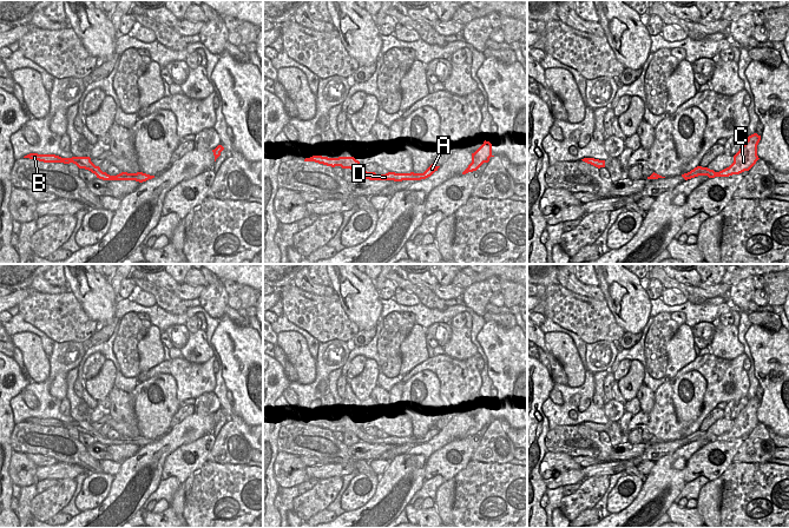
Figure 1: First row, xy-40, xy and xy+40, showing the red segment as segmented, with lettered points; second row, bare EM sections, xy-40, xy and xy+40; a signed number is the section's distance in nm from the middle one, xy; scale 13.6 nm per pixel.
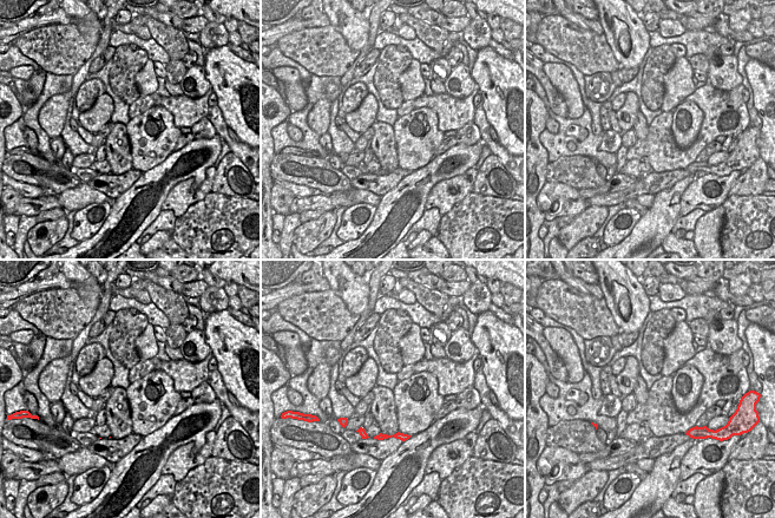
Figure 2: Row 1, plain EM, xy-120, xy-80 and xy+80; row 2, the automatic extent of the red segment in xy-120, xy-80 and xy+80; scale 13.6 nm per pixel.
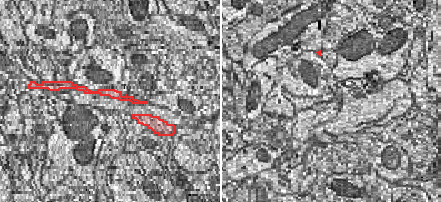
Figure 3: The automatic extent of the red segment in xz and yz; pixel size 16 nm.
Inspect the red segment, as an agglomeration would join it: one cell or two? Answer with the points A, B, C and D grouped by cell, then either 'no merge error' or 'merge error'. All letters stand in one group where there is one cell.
A B C D | no merge error

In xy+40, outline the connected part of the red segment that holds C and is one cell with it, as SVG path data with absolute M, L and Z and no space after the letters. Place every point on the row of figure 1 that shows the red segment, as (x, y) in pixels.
M754 133L748 137L748 140L739 148L739 151L734 156L734 163L719 171L715 172L708 167L697 166L688 173L682 174L682 177L688 180L698 176L708 176L709 178L715 177L729 177L732 174L739 174L744 171L749 171L756 161L760 159L757 156L757 145L761 140L761 136Z

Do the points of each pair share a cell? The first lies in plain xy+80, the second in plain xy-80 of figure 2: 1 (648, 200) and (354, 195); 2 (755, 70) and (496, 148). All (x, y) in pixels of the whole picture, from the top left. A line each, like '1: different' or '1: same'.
1: same
2: different

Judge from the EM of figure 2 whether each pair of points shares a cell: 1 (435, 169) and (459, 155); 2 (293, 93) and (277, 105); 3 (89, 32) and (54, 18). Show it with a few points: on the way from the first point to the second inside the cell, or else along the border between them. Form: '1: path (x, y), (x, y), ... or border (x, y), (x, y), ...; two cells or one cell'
1: path (441, 163), (446, 157), (453, 156); one cell
2: border (284, 99), (291, 111); two cells
3: border (64, 12), (74, 23); two cells

